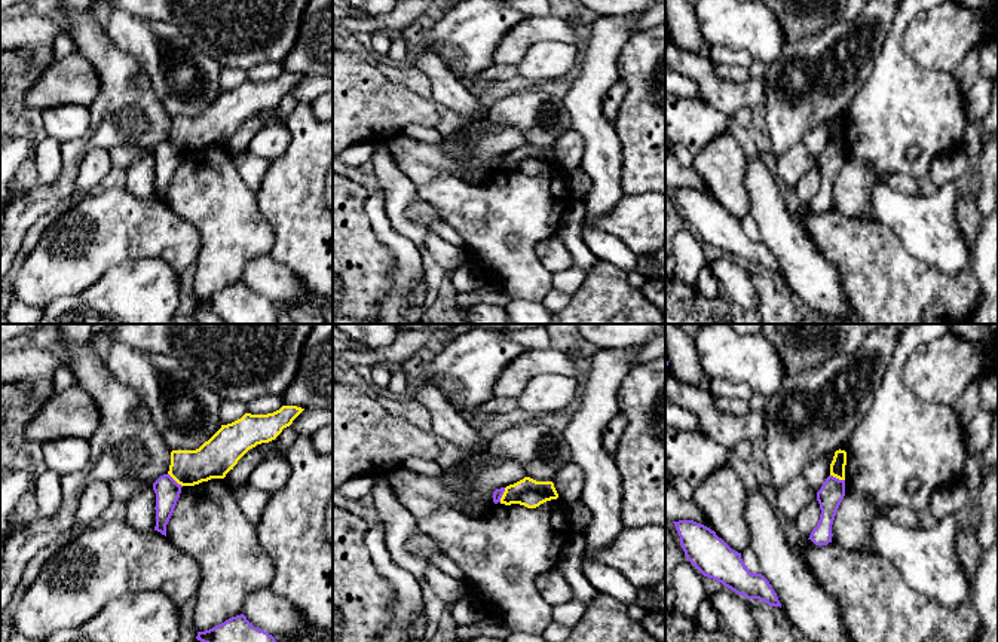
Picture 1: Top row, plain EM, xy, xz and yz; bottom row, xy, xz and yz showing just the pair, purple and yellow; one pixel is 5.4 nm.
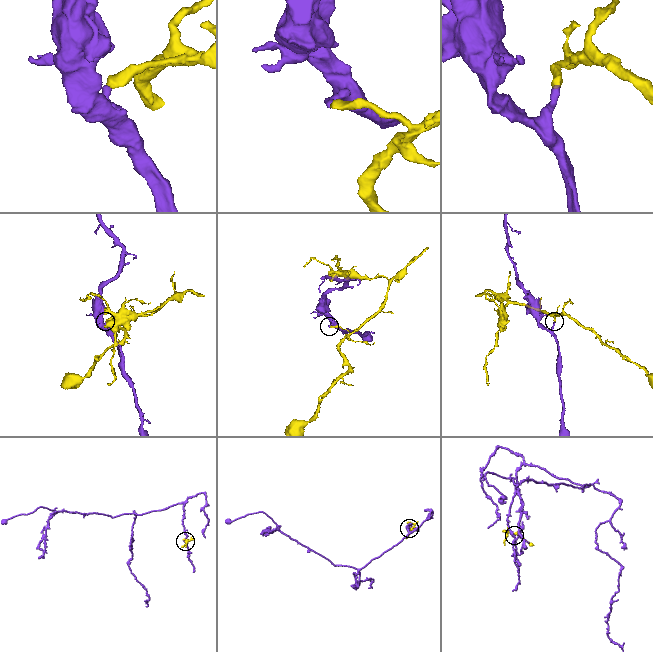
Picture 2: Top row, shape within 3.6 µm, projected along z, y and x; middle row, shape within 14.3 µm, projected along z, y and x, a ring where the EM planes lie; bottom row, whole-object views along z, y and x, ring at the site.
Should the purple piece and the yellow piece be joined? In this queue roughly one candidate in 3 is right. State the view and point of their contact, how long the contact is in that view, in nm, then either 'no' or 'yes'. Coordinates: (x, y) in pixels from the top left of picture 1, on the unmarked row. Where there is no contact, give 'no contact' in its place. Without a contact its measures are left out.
meets purple in xy at (174, 147); contact 110 nm long; no

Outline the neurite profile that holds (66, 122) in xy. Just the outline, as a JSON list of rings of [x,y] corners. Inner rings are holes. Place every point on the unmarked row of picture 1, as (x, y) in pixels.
[[[61,104],[42,111],[43,129],[58,141],[73,141],[88,132],[91,111],[88,106]]]

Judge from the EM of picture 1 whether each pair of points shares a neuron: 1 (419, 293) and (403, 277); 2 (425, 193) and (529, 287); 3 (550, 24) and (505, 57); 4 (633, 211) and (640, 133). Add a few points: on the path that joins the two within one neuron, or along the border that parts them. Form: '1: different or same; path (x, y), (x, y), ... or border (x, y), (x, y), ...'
1: different; border (422, 280), (410, 294), (409, 308)
2: same; path (452, 208), (502, 260)
3: same; path (539, 28), (532, 30), (516, 46)
4: different; border (649, 190), (623, 195)

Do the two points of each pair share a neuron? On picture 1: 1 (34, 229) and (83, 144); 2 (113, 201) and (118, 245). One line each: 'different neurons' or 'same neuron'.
1: different neurons
2: same neuron

